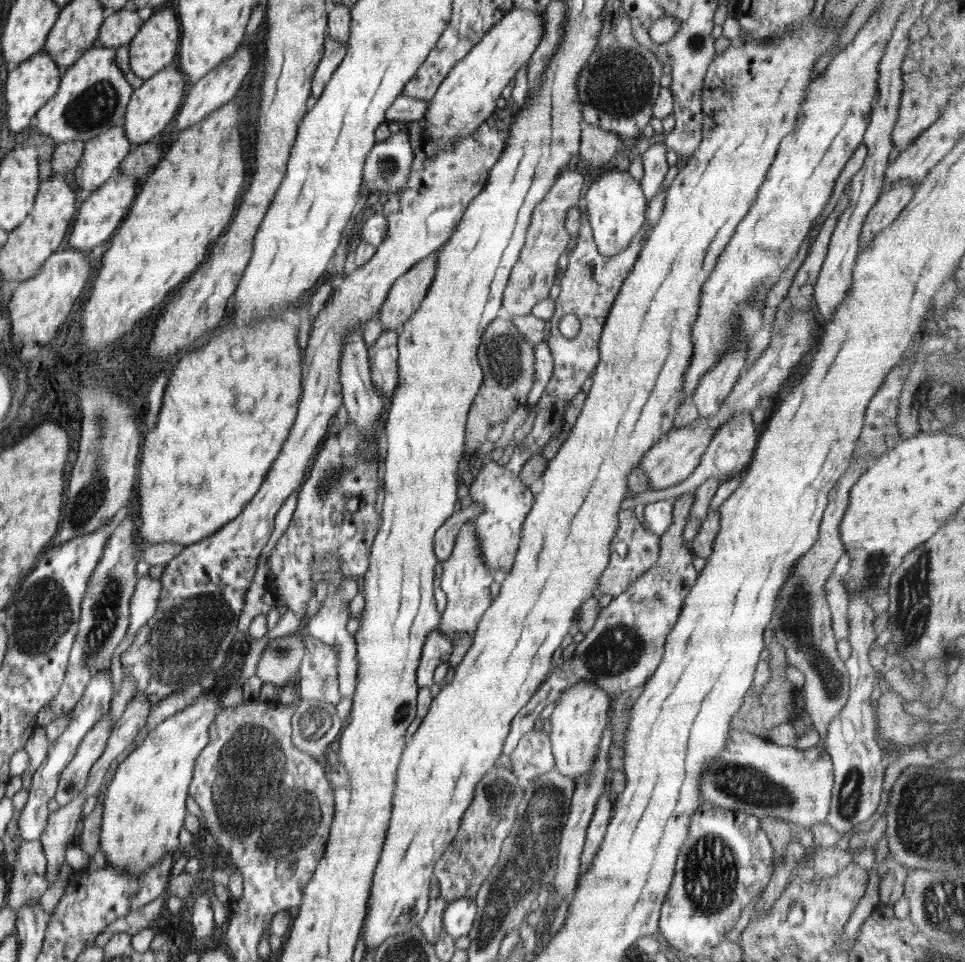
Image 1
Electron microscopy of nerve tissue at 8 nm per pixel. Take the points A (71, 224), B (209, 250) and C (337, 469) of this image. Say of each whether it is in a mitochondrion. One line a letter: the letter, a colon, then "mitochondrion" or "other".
A: other
B: other
C: mitochondrion

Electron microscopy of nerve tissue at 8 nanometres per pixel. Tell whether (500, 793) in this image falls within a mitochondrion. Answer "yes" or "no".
yes

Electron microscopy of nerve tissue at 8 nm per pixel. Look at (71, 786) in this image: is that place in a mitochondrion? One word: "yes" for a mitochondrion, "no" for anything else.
yes

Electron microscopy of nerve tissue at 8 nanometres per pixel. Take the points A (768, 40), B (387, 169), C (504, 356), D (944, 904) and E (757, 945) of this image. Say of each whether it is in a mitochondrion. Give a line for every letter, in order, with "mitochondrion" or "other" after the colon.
A: other
B: mitochondrion
C: mitochondrion
D: mitochondrion
E: mitochondrion

